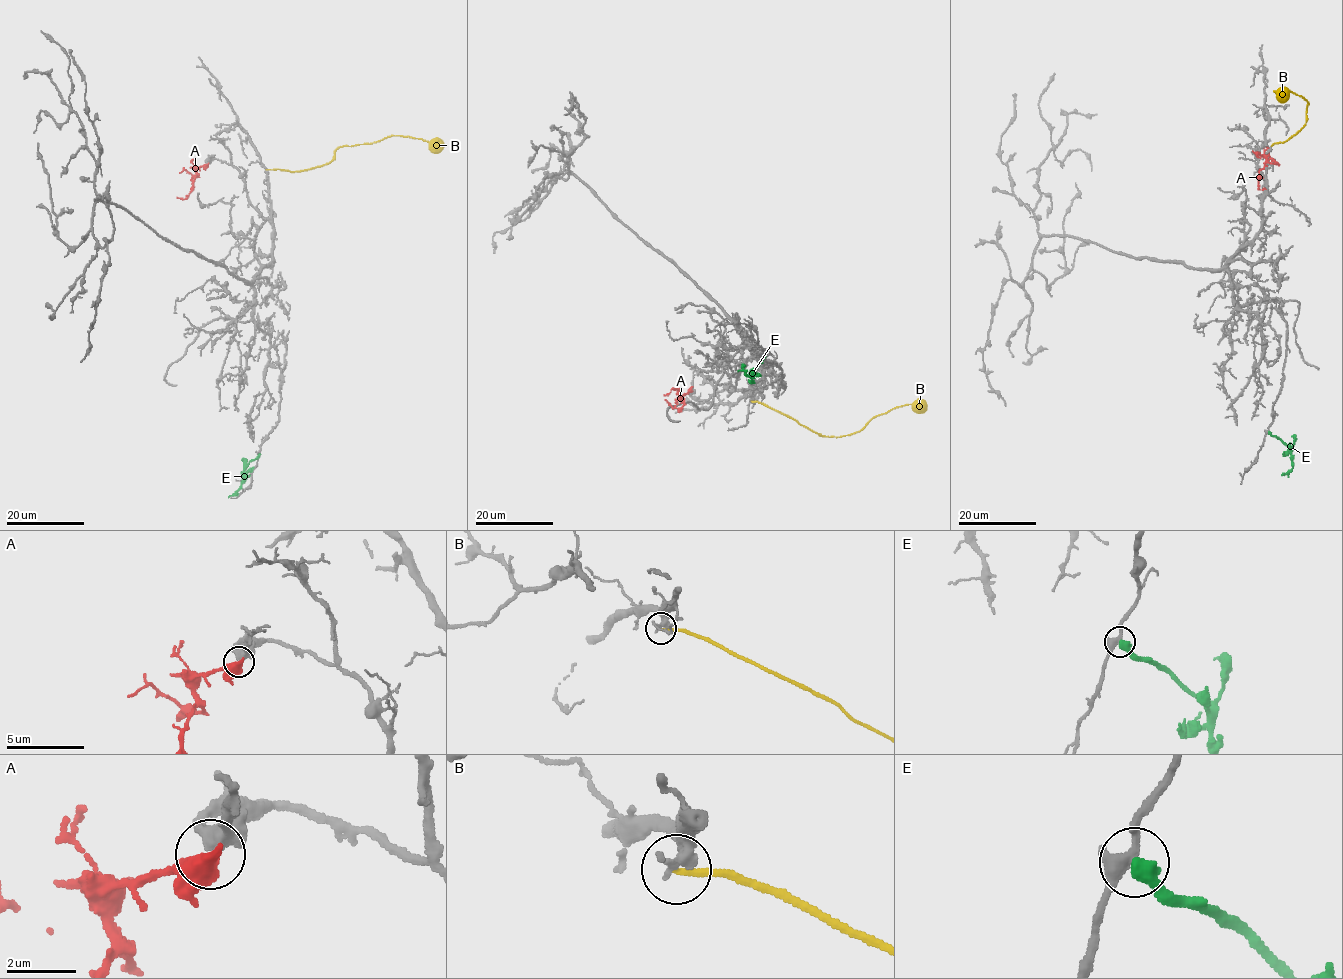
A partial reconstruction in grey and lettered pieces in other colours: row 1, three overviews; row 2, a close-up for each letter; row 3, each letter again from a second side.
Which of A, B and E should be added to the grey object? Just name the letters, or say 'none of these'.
none of these

